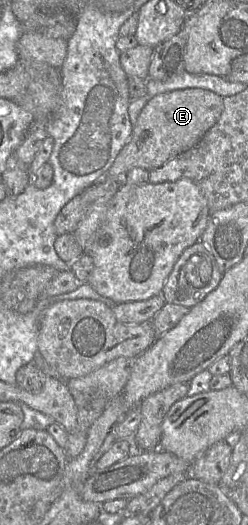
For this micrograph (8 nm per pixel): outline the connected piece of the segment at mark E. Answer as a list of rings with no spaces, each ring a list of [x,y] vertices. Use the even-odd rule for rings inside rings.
[[[202,88],[174,90],[152,97],[141,110],[129,141],[107,174],[75,196],[60,210],[54,221],[57,235],[73,233],[93,203],[107,193],[116,193],[124,184],[124,178],[131,169],[139,167],[151,171],[196,145],[218,121],[222,111],[223,98]]]

